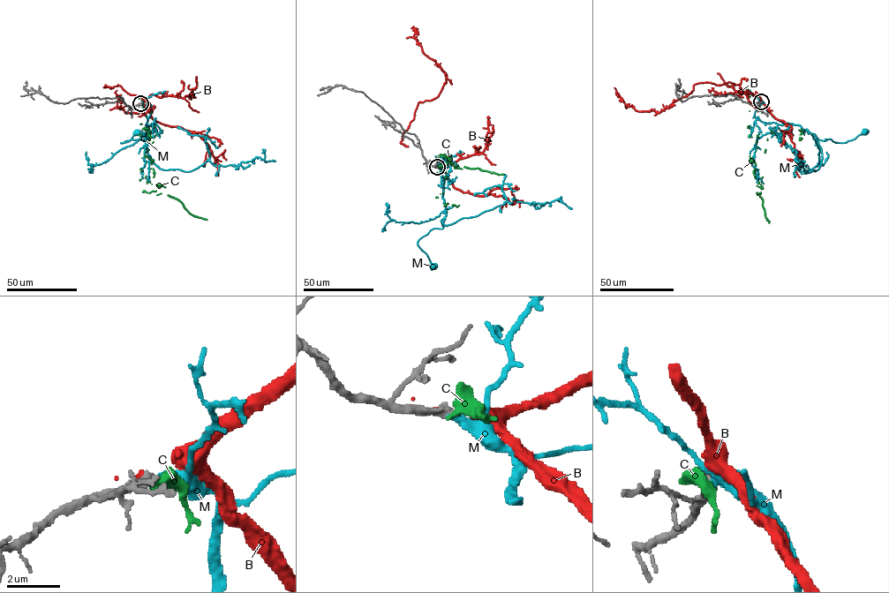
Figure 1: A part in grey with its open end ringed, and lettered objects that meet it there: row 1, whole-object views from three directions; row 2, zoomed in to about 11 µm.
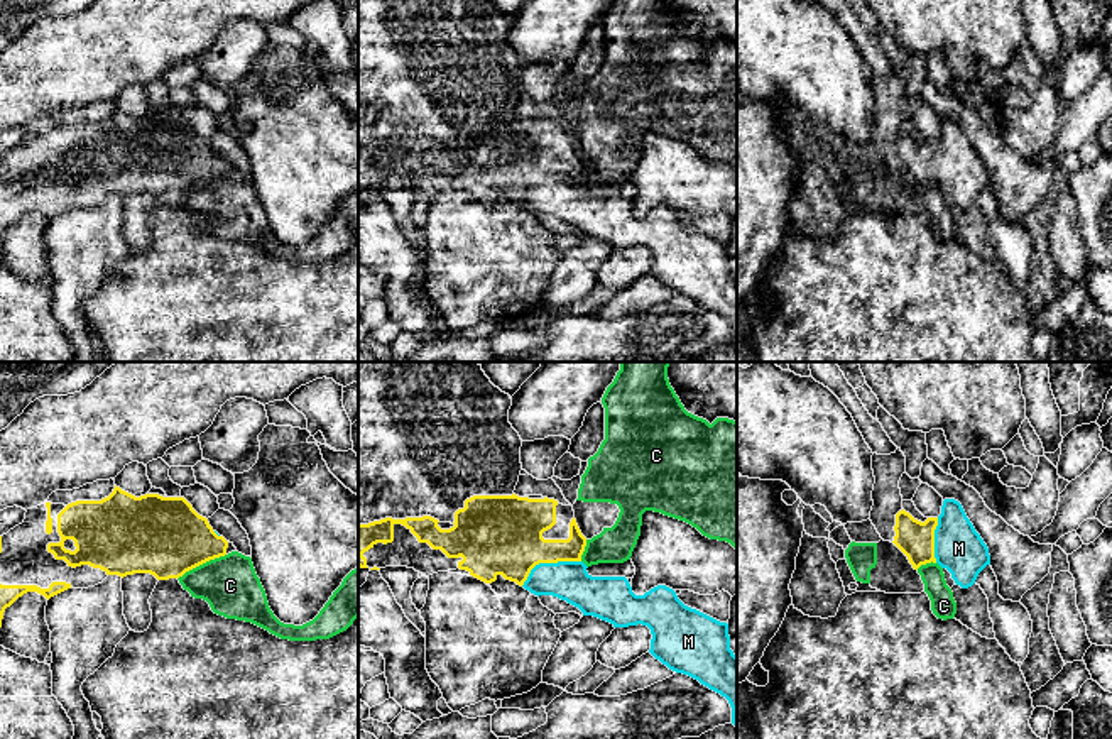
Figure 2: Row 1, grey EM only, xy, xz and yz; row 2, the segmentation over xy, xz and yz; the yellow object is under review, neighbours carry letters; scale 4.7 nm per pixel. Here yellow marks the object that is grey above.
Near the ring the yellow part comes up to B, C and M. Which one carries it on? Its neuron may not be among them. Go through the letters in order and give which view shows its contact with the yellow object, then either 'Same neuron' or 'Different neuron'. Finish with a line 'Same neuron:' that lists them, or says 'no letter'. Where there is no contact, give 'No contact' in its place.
B: No contact. Different neuron
C: Touches yellow in xy. Different neuron
M: Touches yellow in xz. Same neuron
Same neuron: M

